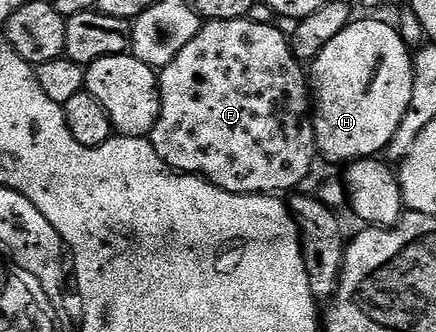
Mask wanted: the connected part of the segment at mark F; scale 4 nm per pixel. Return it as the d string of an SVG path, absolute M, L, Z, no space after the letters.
M247 17L223 22L207 21L198 35L189 40L188 44L181 48L179 54L165 66L160 74L162 88L160 116L148 136L149 142L156 148L156 156L160 156L164 164L168 164L173 170L183 174L197 174L233 194L277 195L282 192L278 190L294 192L301 187L298 185L309 176L310 169L314 166L314 158L316 159L312 94L308 89L308 74L303 63L299 62L298 57L295 56L289 37L285 33L282 35L276 27L277 25L274 24L256 24Z

